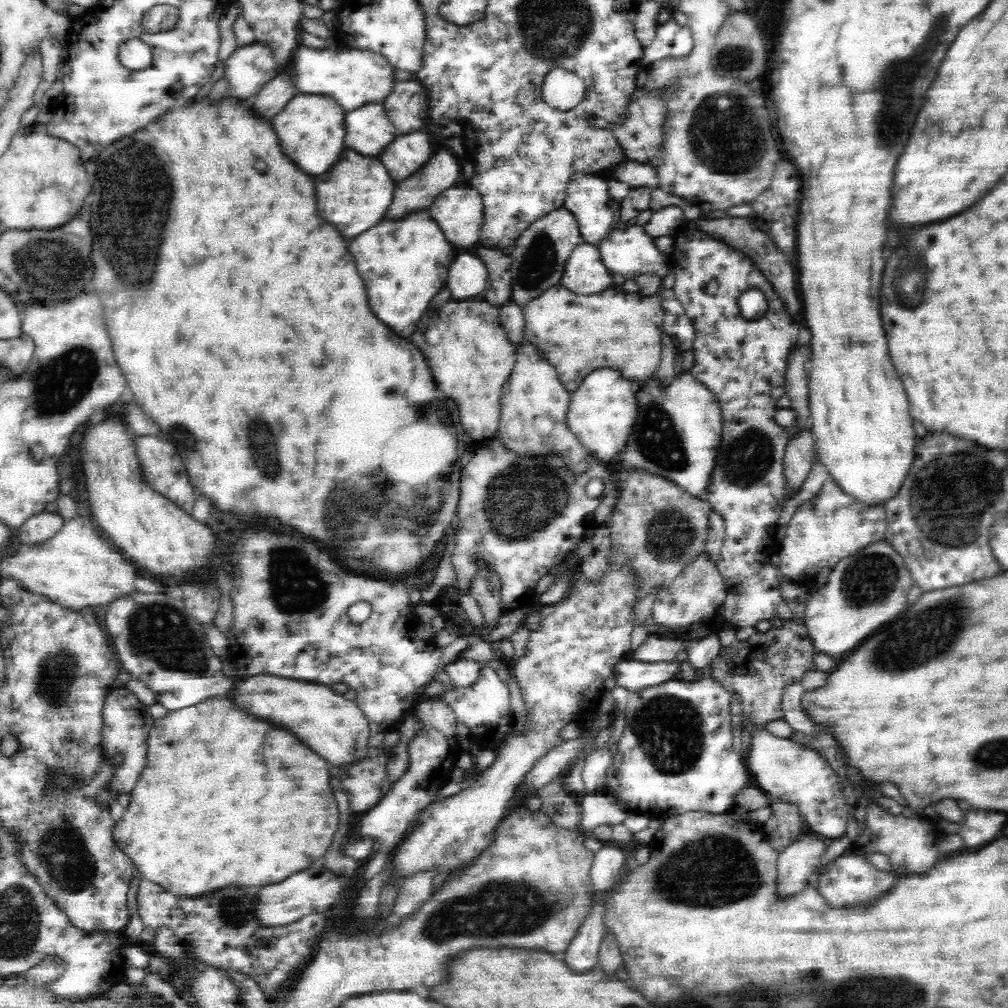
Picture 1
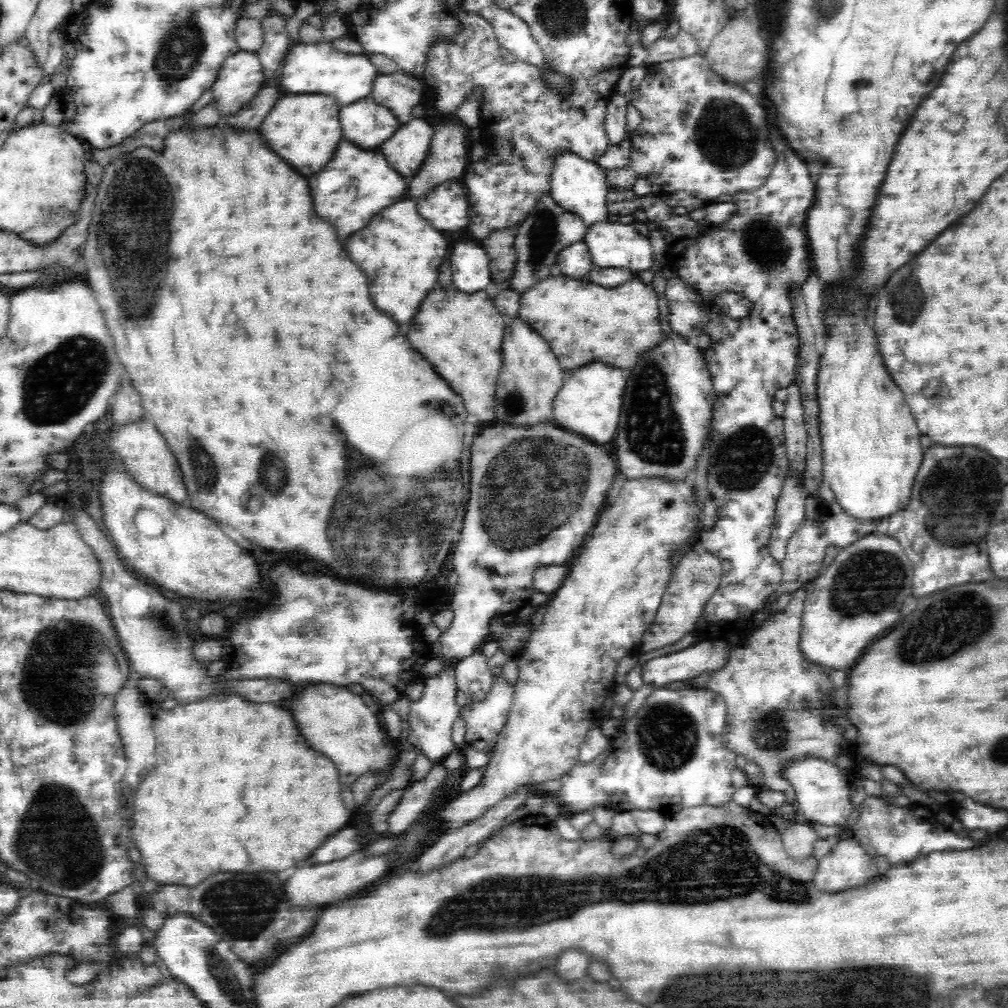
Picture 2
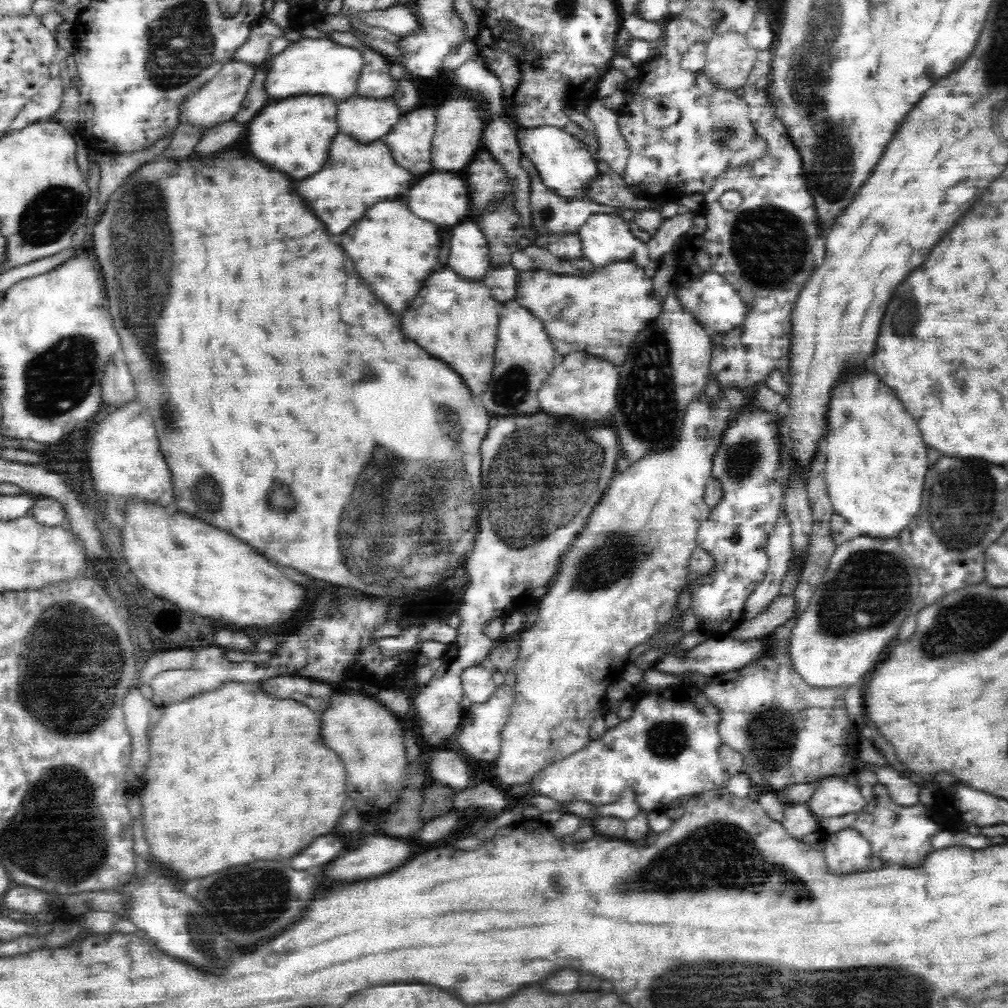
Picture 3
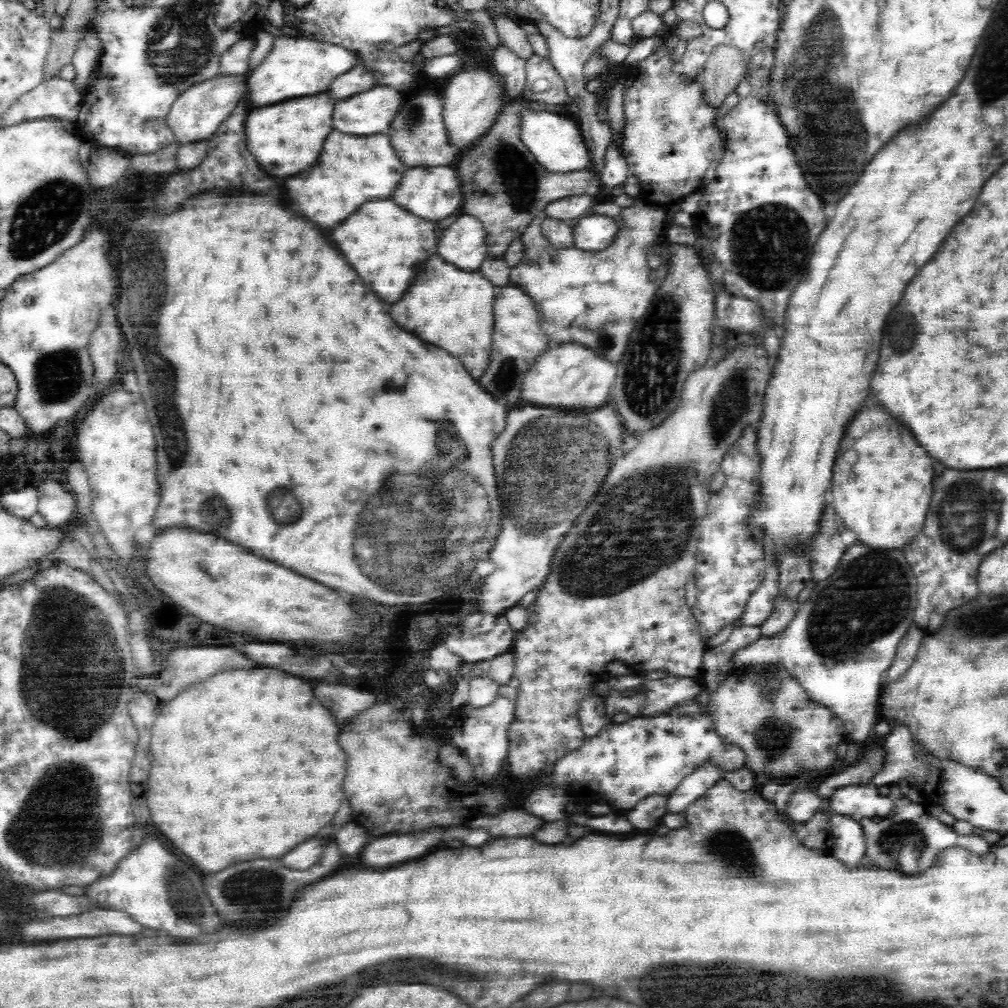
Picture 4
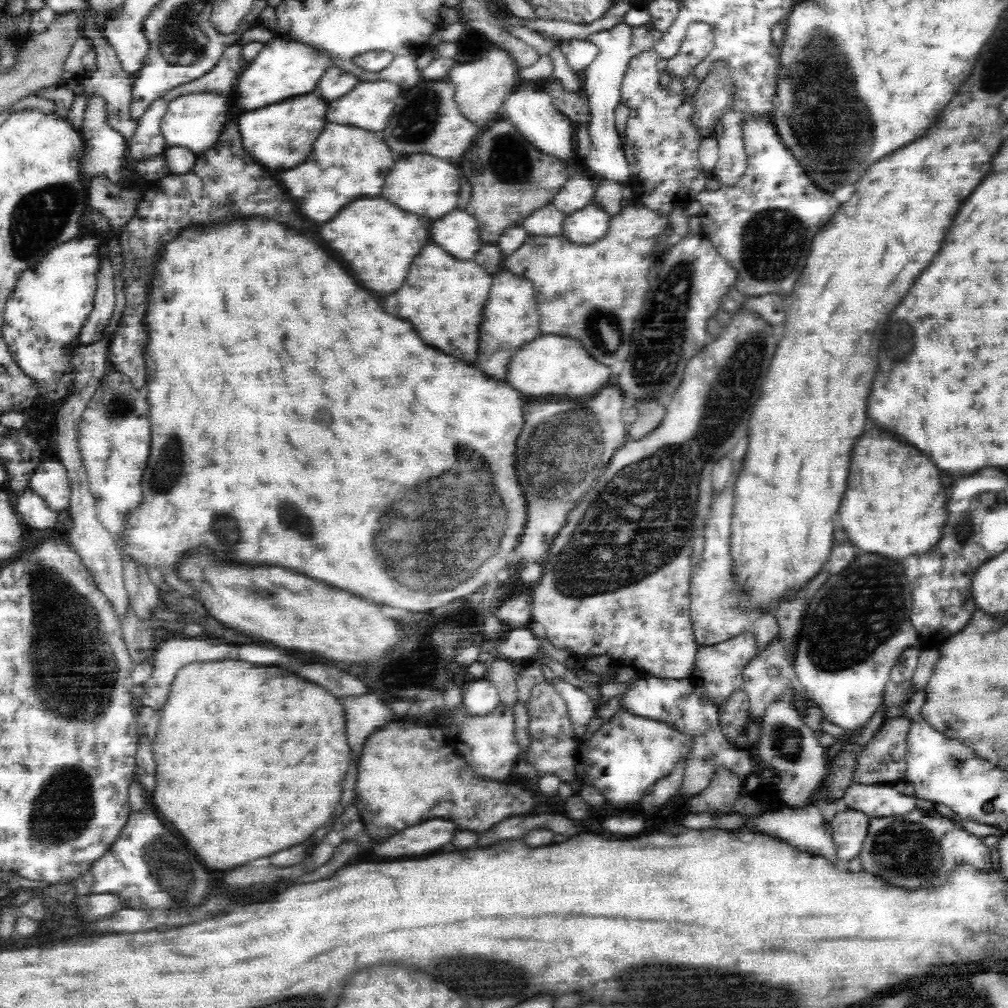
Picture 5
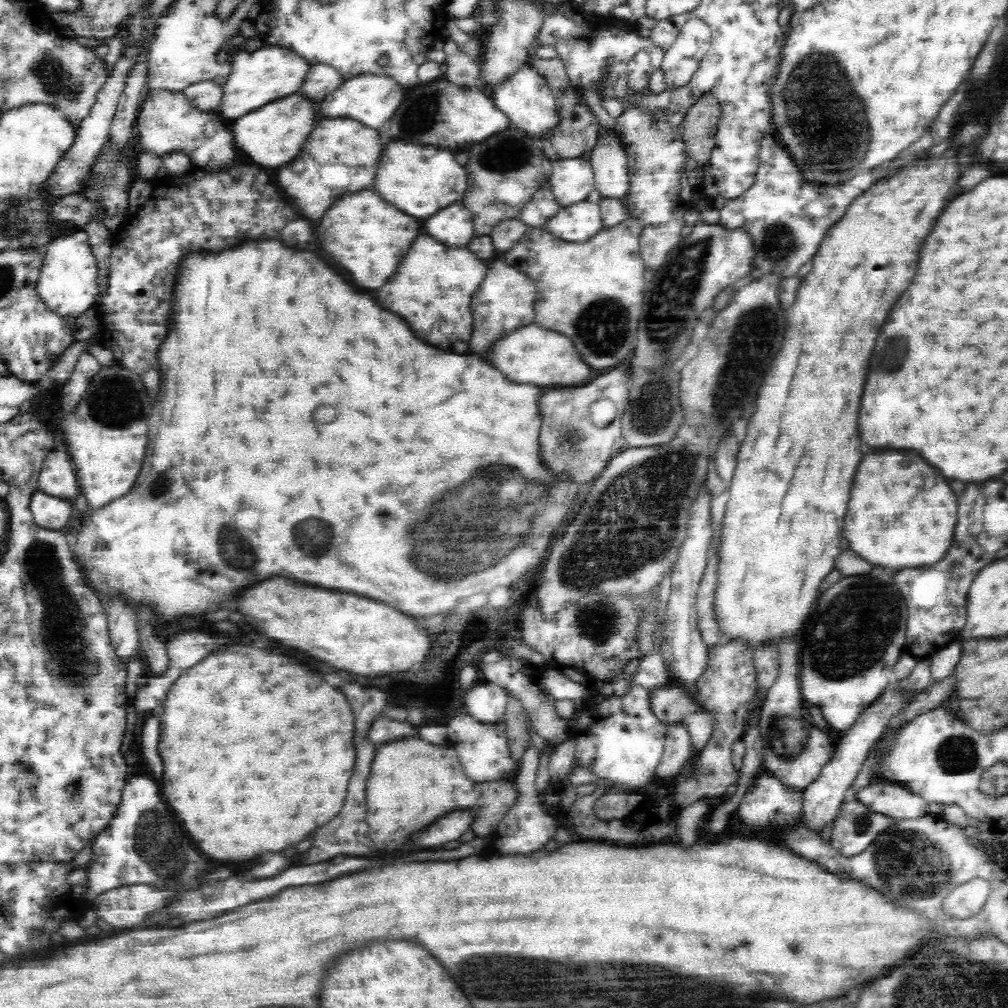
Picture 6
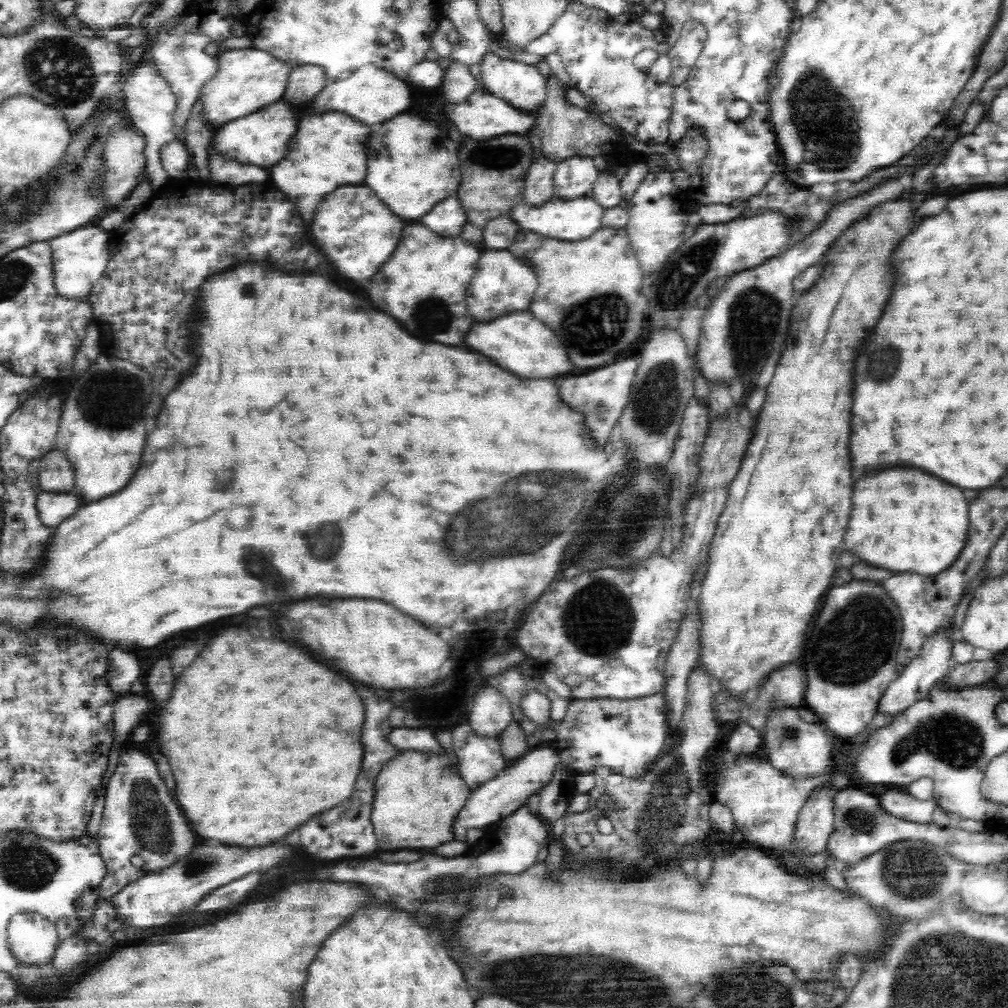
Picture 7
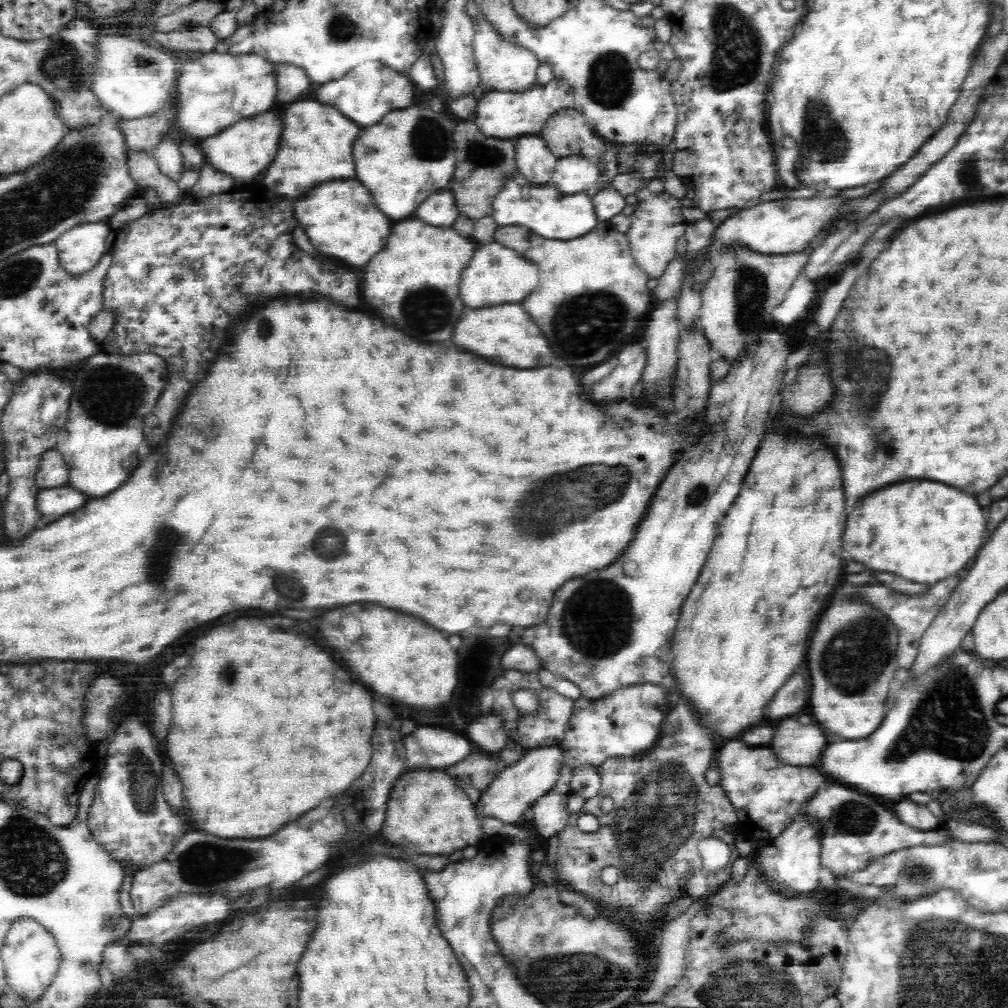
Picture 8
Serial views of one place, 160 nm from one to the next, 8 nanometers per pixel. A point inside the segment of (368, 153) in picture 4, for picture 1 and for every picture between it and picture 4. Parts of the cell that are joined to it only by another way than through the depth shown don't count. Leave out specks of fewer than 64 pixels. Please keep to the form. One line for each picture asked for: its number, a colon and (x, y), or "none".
1: (355, 194)
2: (371, 184)
3: (355, 176)

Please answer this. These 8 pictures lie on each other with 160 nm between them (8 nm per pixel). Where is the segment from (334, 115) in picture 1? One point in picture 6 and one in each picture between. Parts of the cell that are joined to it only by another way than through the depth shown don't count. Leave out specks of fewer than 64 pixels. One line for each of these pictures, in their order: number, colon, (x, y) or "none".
2: (304, 130)
3: (292, 135)
4: (285, 138)
5: (280, 136)
6: (272, 135)

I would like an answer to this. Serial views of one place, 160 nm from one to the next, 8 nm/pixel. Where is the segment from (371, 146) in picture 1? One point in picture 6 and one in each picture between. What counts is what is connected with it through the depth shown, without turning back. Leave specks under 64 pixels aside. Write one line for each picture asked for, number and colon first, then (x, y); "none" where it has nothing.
2: (366, 123)
3: (365, 119)
4: (372, 112)
5: (370, 105)
6: (372, 99)

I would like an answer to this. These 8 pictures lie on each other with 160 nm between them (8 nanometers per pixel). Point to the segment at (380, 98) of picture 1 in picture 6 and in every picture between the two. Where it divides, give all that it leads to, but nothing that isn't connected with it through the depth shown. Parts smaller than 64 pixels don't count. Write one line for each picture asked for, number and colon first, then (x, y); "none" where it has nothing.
2: (317, 68)
3: (309, 66)
4: (295, 67)
5: (283, 69)
6: (256, 78)

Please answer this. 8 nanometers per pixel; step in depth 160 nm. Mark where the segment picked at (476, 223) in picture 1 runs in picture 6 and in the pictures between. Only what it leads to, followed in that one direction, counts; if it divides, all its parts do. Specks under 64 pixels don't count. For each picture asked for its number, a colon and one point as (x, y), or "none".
2: (446, 207)
3: (442, 198)
4: (434, 193)
5: (422, 184)
6: (418, 179)

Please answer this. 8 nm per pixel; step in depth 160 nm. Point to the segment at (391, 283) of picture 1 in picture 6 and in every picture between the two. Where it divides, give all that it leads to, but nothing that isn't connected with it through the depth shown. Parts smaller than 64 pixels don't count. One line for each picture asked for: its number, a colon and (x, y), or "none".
2: (400, 253)
3: (395, 252)
4: (383, 243)
5: (377, 241)
6: (366, 236)

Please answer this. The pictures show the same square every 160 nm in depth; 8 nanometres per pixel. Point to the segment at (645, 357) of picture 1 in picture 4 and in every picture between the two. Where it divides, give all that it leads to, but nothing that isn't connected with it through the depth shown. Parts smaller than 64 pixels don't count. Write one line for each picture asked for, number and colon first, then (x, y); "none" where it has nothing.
2: (583, 322)
3: (601, 312)
4: (612, 288)

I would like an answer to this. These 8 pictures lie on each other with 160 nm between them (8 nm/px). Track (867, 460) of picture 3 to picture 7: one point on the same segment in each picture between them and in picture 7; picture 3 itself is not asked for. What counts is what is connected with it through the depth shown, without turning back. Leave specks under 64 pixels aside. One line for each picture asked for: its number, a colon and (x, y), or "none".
4: (895, 472)
5: (894, 505)
6: (880, 528)
7: (902, 520)

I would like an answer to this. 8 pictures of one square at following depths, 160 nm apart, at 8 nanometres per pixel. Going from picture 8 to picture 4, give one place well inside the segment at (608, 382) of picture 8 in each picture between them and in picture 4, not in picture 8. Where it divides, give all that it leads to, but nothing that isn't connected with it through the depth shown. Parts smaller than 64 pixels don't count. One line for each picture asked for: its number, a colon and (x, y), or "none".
4: (547, 460)
5: (580, 436)
6: (570, 441)
7: (602, 395)

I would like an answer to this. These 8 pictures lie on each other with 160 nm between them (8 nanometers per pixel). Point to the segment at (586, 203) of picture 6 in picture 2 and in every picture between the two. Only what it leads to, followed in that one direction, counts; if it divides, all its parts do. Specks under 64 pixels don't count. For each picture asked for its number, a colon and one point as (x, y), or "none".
2: (615, 243)
3: (605, 238)
4: (592, 233)
5: (588, 225)

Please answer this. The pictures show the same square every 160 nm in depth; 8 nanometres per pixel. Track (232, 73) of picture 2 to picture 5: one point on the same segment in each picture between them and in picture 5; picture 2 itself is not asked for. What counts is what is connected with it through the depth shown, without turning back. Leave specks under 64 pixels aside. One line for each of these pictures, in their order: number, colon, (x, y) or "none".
3: (219, 100)
4: (197, 113)
5: (195, 120)

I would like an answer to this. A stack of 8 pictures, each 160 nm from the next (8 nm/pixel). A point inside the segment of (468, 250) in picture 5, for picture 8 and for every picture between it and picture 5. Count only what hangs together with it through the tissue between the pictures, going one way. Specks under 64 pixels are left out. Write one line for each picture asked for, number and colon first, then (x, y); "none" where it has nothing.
6: (453, 225)
7: (447, 217)
8: (438, 209)

